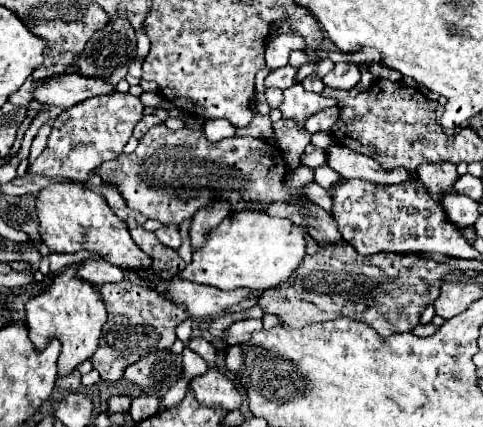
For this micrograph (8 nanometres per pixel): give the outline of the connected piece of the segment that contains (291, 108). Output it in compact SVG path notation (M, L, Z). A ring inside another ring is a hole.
M295 84L283 90L283 104L279 106L279 110L285 118L293 118L299 120L299 124L305 124L307 116L327 106L335 106L335 100L315 92L307 92L301 84Z

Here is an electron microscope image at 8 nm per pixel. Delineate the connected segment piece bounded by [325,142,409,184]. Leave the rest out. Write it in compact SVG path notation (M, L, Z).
M335 142L325 150L325 154L327 154L327 166L333 168L343 178L361 178L375 184L399 184L409 180L405 168L397 168L395 172L383 172L383 168L379 168L379 164L371 160L371 156L343 148L341 144Z

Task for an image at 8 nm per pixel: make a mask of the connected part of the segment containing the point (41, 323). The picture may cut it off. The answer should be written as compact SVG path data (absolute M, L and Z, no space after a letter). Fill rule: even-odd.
M67 266L55 280L47 282L47 290L41 296L29 298L27 306L27 330L29 338L37 352L45 350L51 340L61 342L61 358L59 358L59 376L71 374L81 362L89 360L101 336L101 326L107 320L105 304L101 304L99 294L89 282L75 278L75 266Z

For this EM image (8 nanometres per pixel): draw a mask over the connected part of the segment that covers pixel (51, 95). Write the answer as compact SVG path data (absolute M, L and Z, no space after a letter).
M63 74L63 76L55 76L55 78L49 78L45 80L43 86L39 86L35 90L35 100L45 104L45 106L59 106L63 110L87 100L87 98L93 98L93 96L101 96L101 94L111 94L115 92L115 86L109 84L107 80L101 80L101 78L87 78L87 76L81 76L81 74Z

